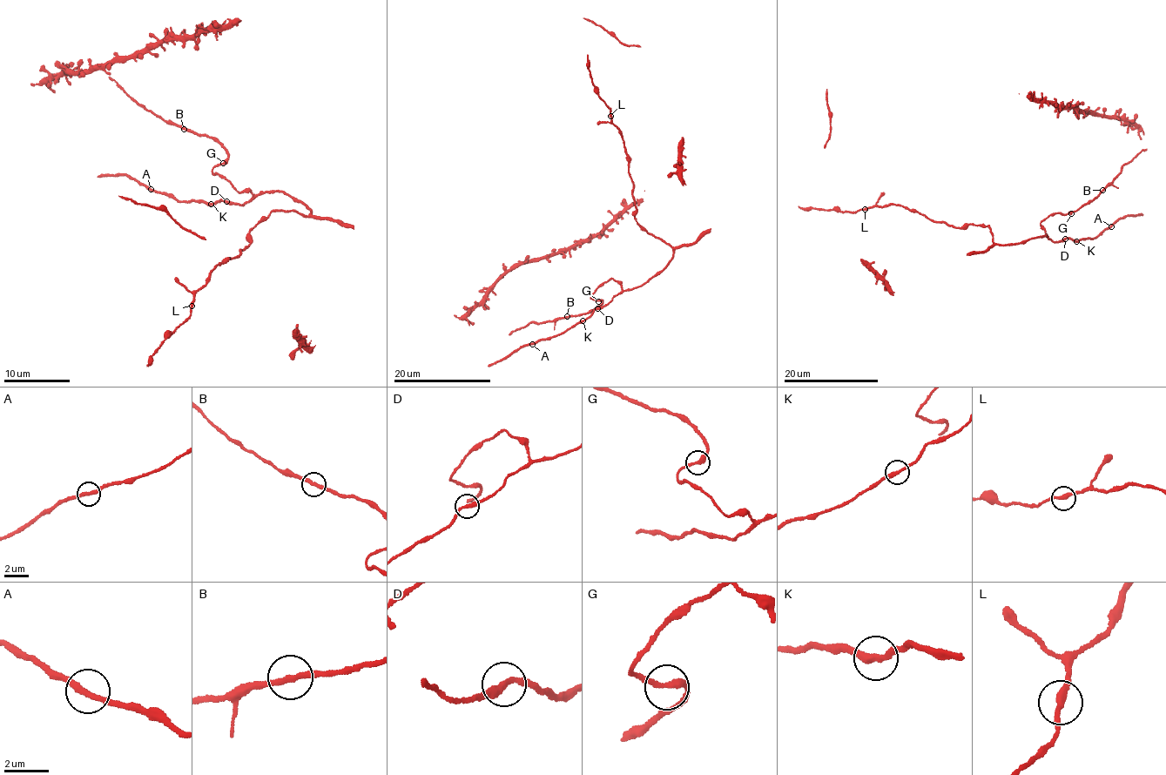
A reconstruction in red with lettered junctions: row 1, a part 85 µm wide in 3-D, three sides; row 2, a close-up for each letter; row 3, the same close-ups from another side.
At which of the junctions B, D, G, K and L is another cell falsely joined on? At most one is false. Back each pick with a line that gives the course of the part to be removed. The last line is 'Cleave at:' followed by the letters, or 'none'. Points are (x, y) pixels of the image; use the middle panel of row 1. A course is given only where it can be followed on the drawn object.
Cleave at: none

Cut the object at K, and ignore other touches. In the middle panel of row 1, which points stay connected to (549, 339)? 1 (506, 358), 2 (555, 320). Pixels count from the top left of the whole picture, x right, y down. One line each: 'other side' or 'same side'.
1: same side
2: other side

